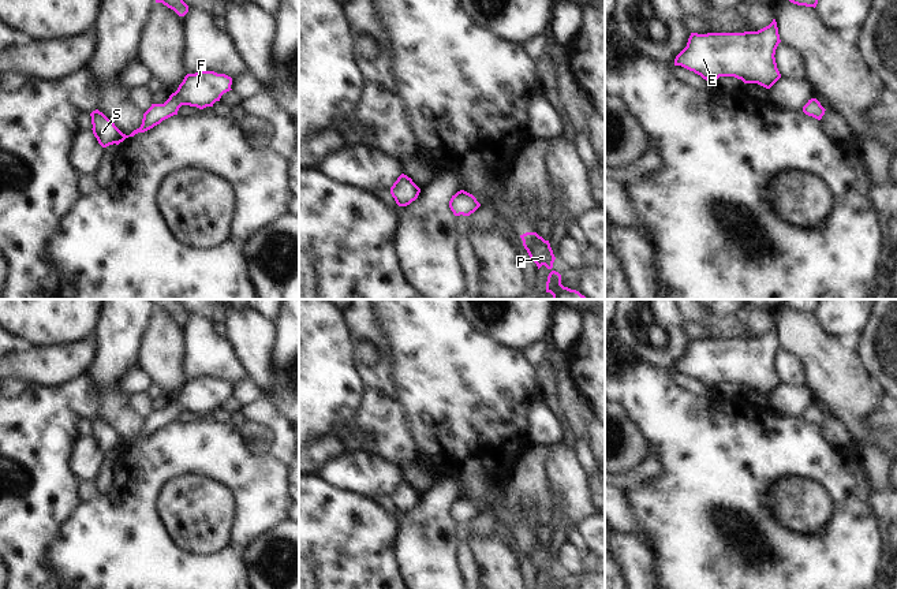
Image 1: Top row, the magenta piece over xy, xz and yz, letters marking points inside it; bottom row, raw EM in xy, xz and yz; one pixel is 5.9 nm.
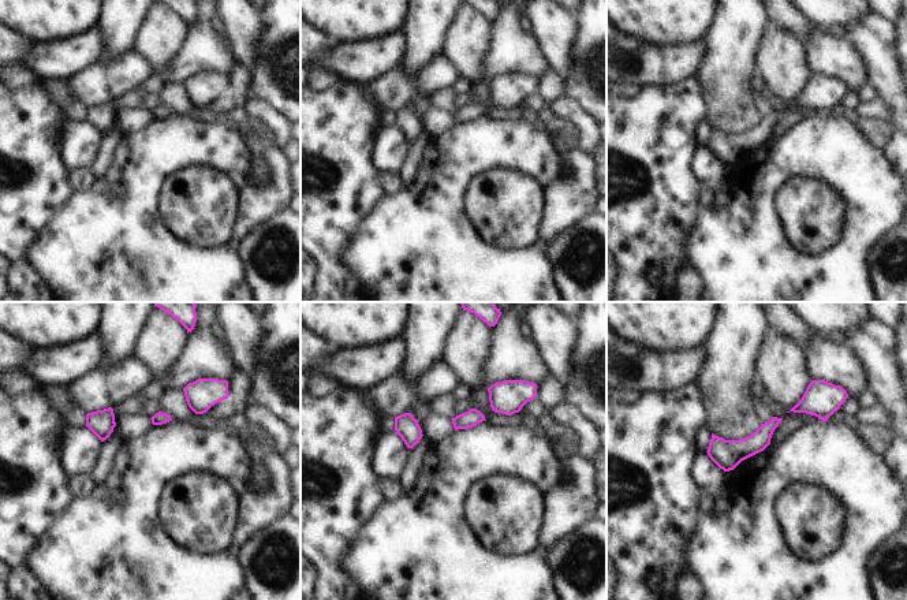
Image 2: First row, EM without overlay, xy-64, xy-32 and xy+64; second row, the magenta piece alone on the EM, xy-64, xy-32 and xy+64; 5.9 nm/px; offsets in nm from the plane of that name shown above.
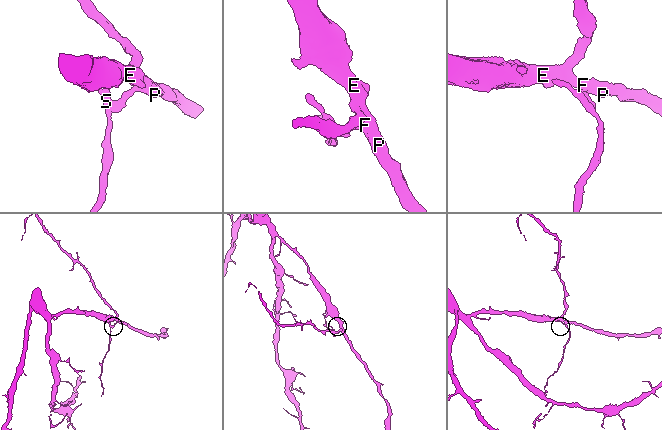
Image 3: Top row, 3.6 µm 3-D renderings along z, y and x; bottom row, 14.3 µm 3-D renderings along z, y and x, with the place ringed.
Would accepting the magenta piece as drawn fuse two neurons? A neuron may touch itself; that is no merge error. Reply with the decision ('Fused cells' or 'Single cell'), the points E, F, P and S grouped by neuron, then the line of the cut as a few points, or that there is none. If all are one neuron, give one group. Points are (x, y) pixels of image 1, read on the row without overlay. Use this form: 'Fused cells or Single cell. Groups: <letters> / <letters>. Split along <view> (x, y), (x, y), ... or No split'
Single cell. Groups: E F P S. No split

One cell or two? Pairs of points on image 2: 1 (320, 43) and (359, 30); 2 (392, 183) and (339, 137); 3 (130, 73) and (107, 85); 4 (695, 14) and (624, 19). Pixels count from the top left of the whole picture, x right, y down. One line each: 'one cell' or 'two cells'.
1: two cells
2: two cells
3: one cell
4: one cell

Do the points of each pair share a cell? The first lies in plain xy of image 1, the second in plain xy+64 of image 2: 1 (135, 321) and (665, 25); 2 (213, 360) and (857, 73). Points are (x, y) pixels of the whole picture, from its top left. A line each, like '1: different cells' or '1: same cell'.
1: different cells
2: same cell

